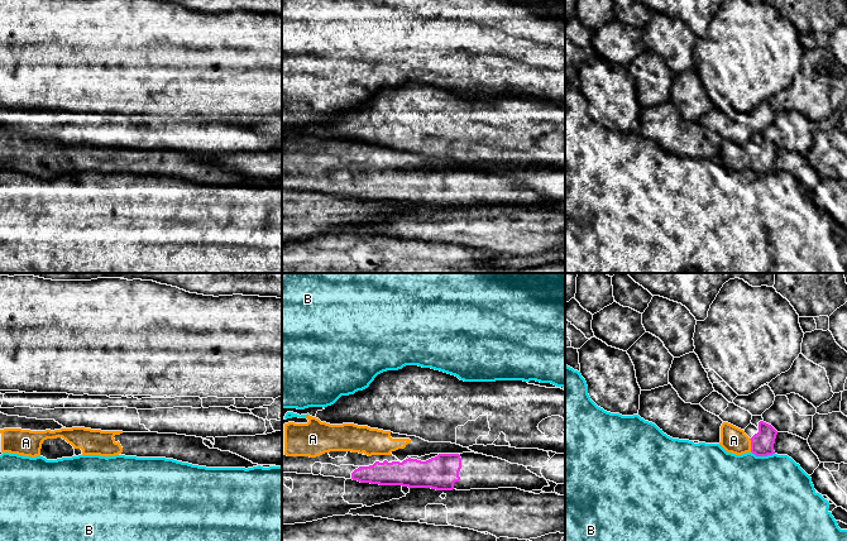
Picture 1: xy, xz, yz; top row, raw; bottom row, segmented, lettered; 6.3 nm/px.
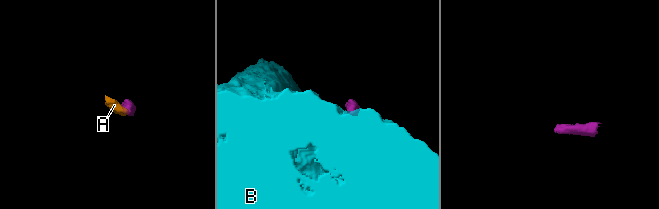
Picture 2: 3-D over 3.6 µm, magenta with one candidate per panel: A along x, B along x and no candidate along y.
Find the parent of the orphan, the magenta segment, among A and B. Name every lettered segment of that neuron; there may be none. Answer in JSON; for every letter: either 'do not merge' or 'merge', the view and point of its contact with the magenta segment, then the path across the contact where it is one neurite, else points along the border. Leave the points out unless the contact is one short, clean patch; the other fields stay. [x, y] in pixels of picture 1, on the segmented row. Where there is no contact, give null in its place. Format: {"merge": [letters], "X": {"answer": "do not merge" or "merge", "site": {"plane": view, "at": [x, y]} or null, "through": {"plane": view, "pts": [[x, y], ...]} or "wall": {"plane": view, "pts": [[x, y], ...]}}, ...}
{"merge": ["A"], "A": {"answer": "merge", "site": {"plane": "yz", "at": [751, 445]}, "through": {"plane": "yz", "pts": [[762, 443], [751, 445], [740, 444], [733, 440]]}}, "B": {"answer": "do not merge", "site": {"plane": "yz", "at": [762, 455]}}}

